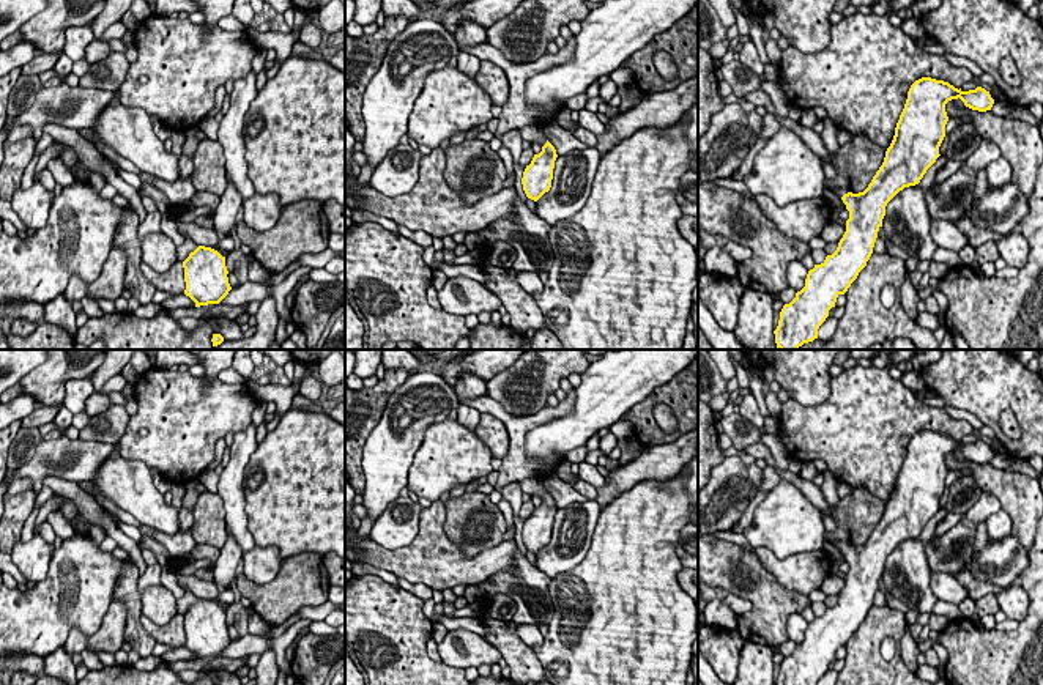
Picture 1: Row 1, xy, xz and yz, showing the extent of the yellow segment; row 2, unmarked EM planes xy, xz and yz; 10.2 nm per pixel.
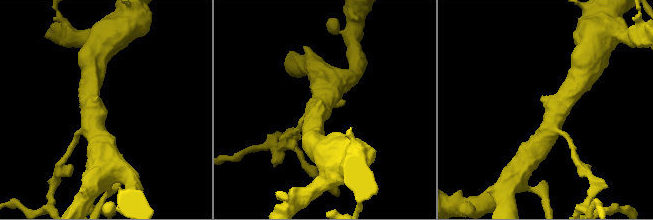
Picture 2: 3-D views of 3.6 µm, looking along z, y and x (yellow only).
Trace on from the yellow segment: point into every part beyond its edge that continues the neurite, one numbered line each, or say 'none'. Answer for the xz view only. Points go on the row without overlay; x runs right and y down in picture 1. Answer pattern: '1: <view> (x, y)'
1: xz (528, 485)

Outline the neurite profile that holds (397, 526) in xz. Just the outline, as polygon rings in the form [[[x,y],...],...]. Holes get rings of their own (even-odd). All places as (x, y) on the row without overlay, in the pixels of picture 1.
[[[399,496],[375,520],[369,537],[386,550],[410,546],[419,532],[422,507],[410,496]]]

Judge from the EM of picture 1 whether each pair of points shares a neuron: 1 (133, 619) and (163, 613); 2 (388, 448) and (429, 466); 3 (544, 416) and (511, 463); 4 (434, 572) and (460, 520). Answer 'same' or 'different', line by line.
1: different
2: different
3: same
4: different

